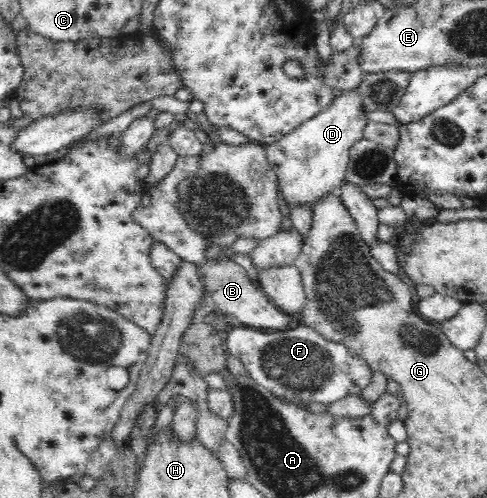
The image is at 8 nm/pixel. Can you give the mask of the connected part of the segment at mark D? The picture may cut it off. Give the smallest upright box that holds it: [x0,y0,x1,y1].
[265,91,366,210]

